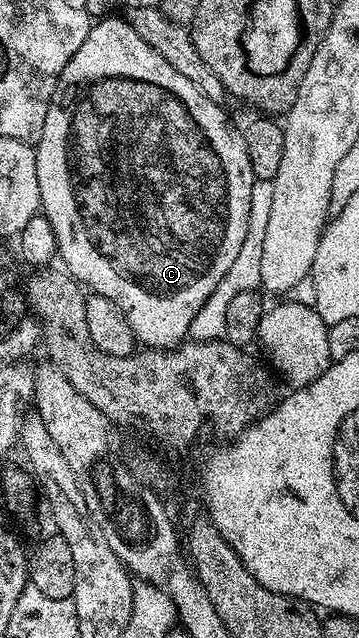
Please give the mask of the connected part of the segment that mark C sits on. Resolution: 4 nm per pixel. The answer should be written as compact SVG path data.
M101 17L94 22L87 33L87 41L79 45L79 53L67 61L63 73L57 79L57 88L49 102L47 117L43 121L43 133L37 138L35 150L37 160L35 169L39 173L39 193L41 194L41 211L54 230L57 242L56 254L62 259L64 270L72 275L82 288L94 295L107 297L125 313L131 333L135 333L138 344L145 349L172 349L186 342L191 321L195 313L205 304L207 297L215 293L215 285L223 281L227 269L239 249L243 249L243 237L247 237L247 221L251 209L251 189L255 182L251 173L251 161L247 157L245 136L233 128L231 120L225 116L225 107L212 103L187 77L171 69L135 29L131 29L128 18L109 19Z

